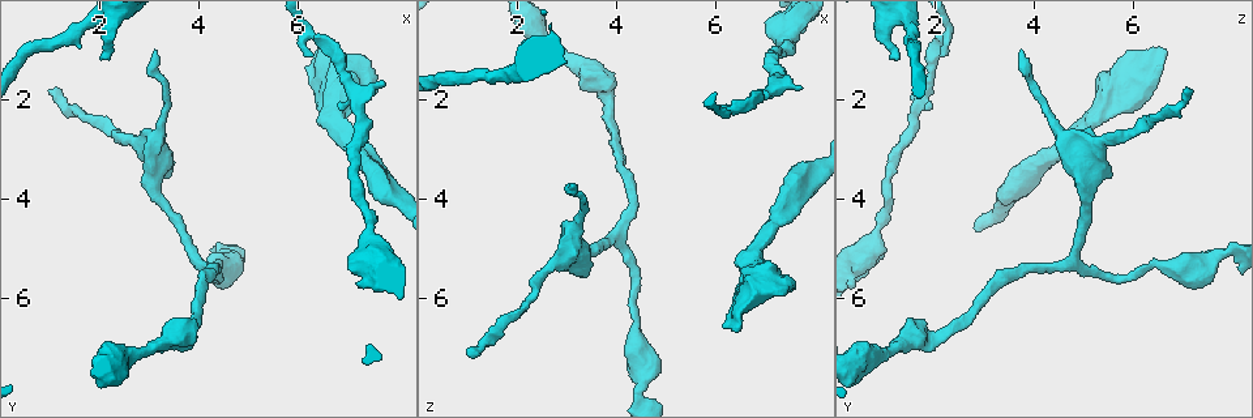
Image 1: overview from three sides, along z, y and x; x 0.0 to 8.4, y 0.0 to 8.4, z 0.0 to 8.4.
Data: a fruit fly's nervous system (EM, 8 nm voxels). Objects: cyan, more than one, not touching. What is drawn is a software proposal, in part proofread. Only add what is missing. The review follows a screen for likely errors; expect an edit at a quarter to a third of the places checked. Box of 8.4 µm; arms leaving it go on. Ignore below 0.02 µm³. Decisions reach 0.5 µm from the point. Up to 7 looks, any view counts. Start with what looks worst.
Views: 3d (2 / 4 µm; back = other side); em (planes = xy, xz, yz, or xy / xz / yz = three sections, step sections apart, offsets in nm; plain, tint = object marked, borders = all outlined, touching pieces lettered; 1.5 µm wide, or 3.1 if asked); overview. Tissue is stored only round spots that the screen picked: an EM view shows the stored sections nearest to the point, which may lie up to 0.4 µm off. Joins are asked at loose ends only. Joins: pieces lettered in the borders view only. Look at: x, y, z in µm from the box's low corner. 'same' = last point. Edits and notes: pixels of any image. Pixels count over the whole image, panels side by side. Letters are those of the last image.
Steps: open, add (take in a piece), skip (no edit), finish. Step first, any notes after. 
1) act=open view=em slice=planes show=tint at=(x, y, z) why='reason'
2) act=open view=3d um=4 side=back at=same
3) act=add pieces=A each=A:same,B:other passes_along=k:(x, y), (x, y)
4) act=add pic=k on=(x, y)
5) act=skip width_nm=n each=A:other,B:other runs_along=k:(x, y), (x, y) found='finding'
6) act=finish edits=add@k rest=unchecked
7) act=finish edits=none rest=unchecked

act=open view=em slice=planes show=borders at=(3.05, 1.05, 3.75) why='an open end'

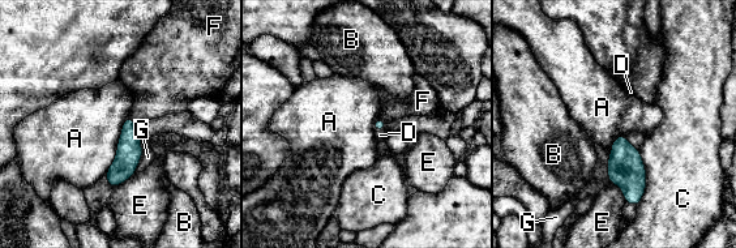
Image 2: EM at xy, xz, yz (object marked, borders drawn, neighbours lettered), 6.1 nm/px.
act=add pieces=D each=A:other,B:other,C:other,D:same,E:other,F:other,G:other passes_along=2:(380, 124), (379, 129), (380, 135) found='the cell continues'

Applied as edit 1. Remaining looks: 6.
act=open view=overview

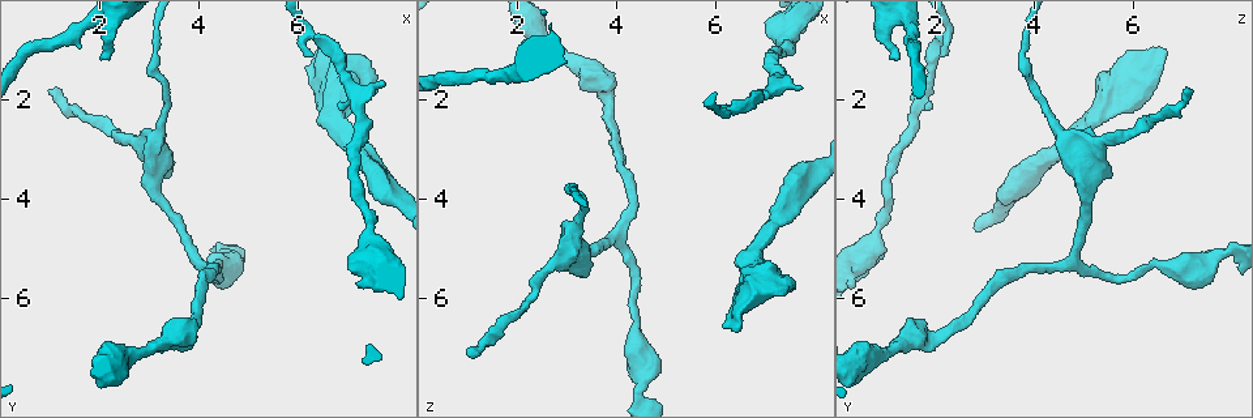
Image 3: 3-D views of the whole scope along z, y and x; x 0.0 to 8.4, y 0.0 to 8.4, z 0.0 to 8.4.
act=open view=3d um=4 at=(0.95, 1.90, 7.00) why='long arm stops here'

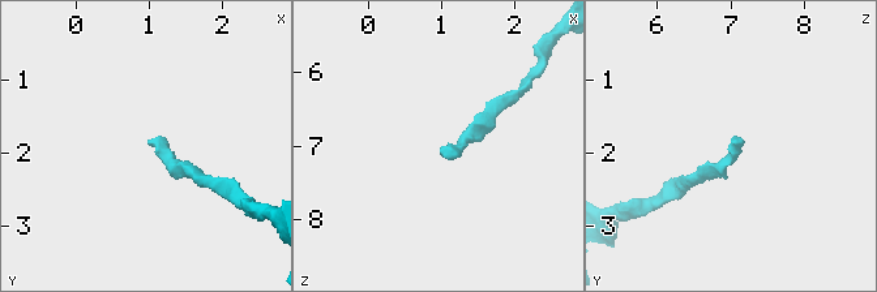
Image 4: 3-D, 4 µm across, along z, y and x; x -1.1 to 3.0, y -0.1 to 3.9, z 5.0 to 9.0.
act=open view=em slice=planes show=tint at=(1.00, 1.80, 7.00) why='need the tissue'

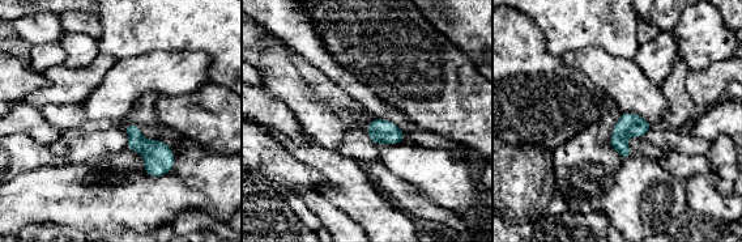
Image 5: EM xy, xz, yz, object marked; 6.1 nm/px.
act=open view=em slice=planes show=borders at=same

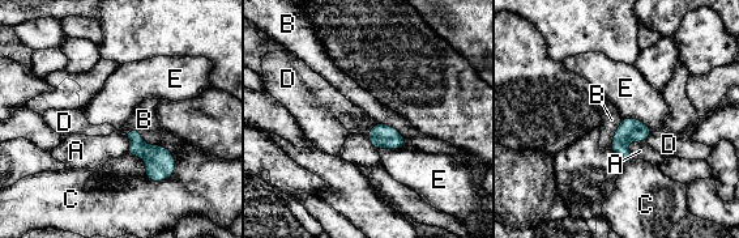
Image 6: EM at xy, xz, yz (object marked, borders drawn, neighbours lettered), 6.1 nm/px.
act=skip each=A:other,B:other,C:other,D:other,E:other found='no lettered piece goes on from it'

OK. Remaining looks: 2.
act=finish edits=add@2 rest=unchecked

